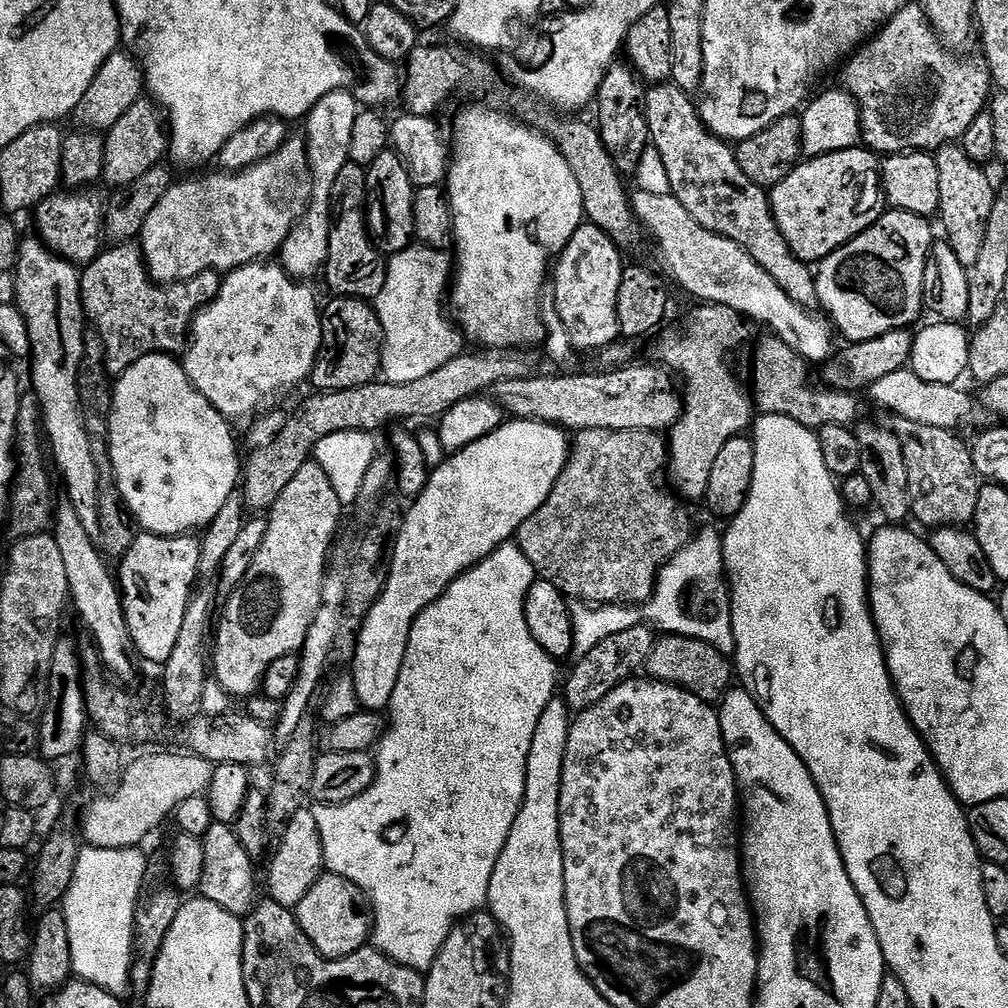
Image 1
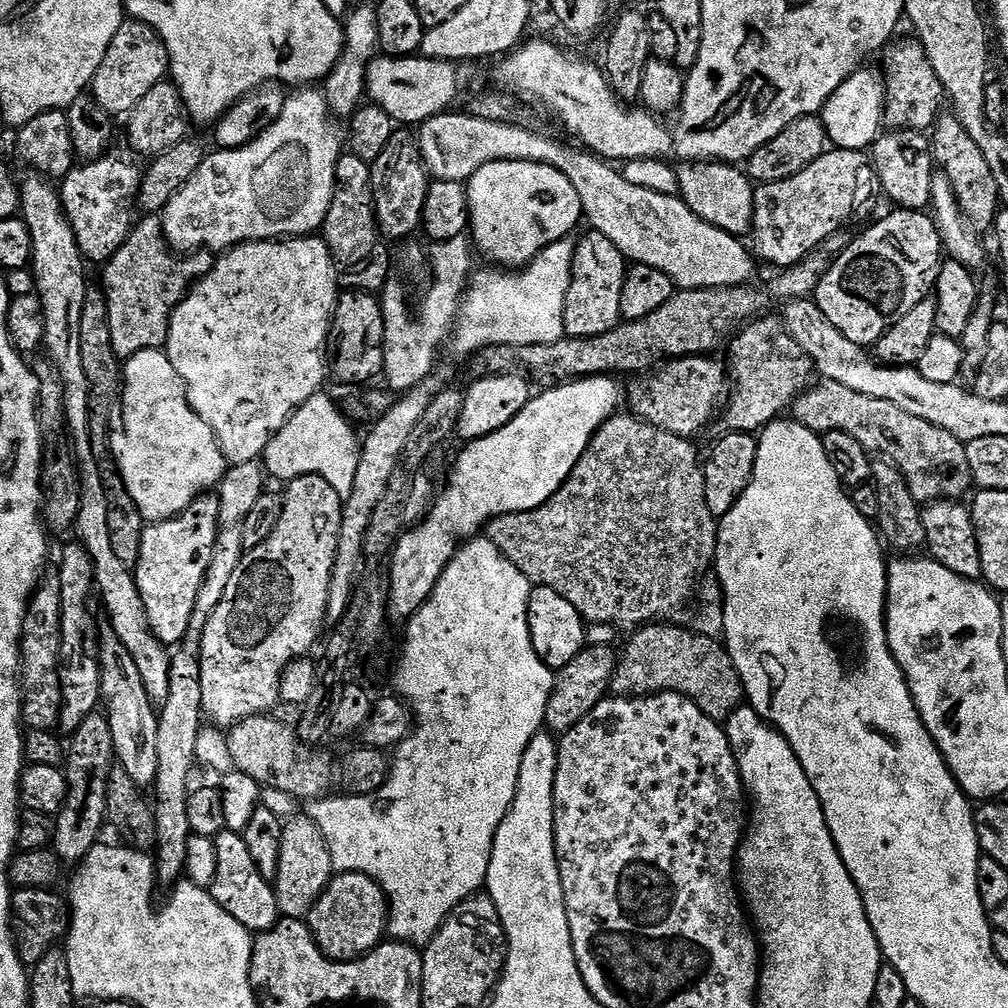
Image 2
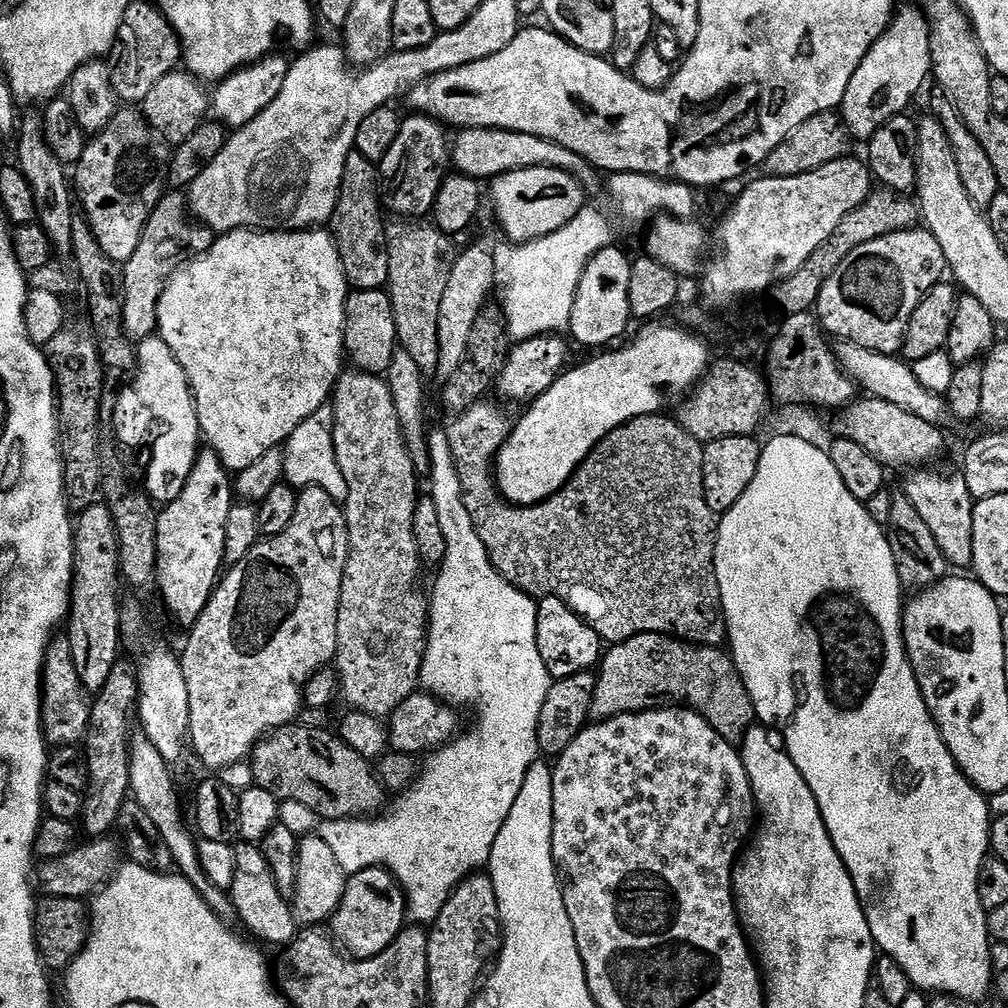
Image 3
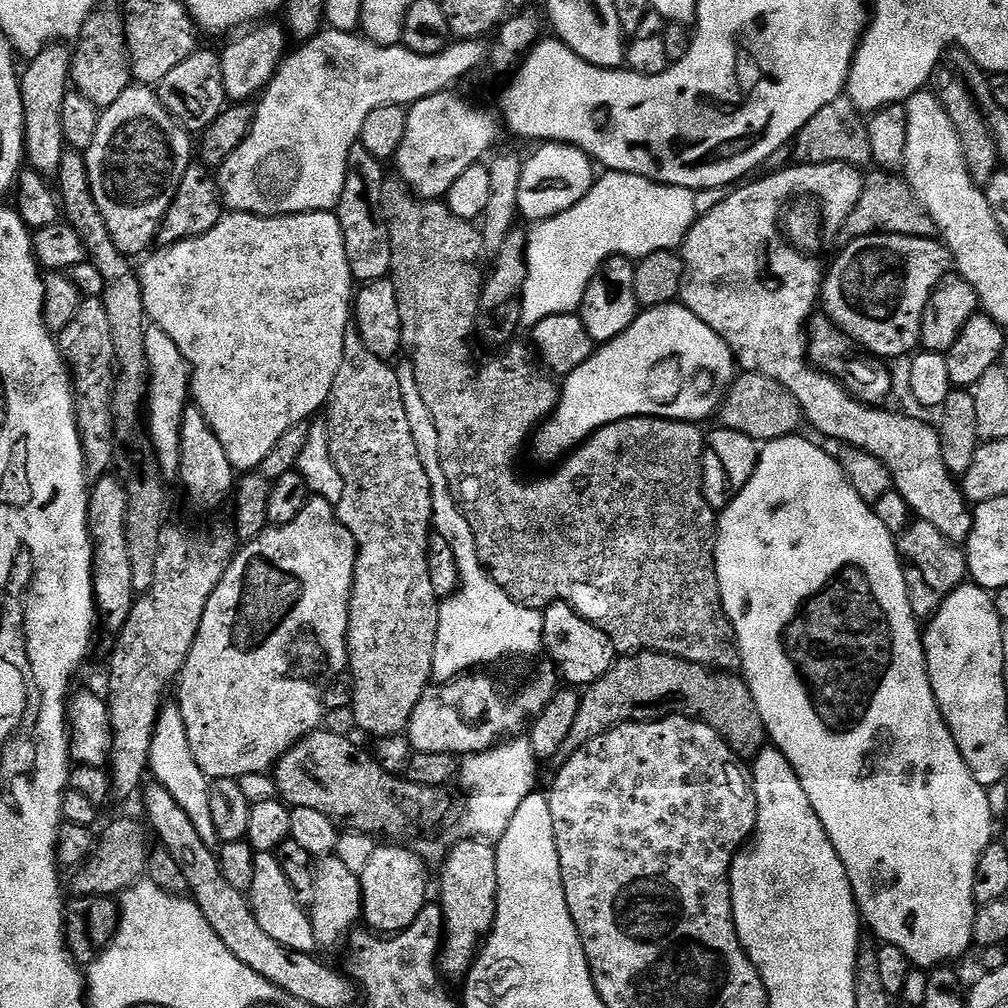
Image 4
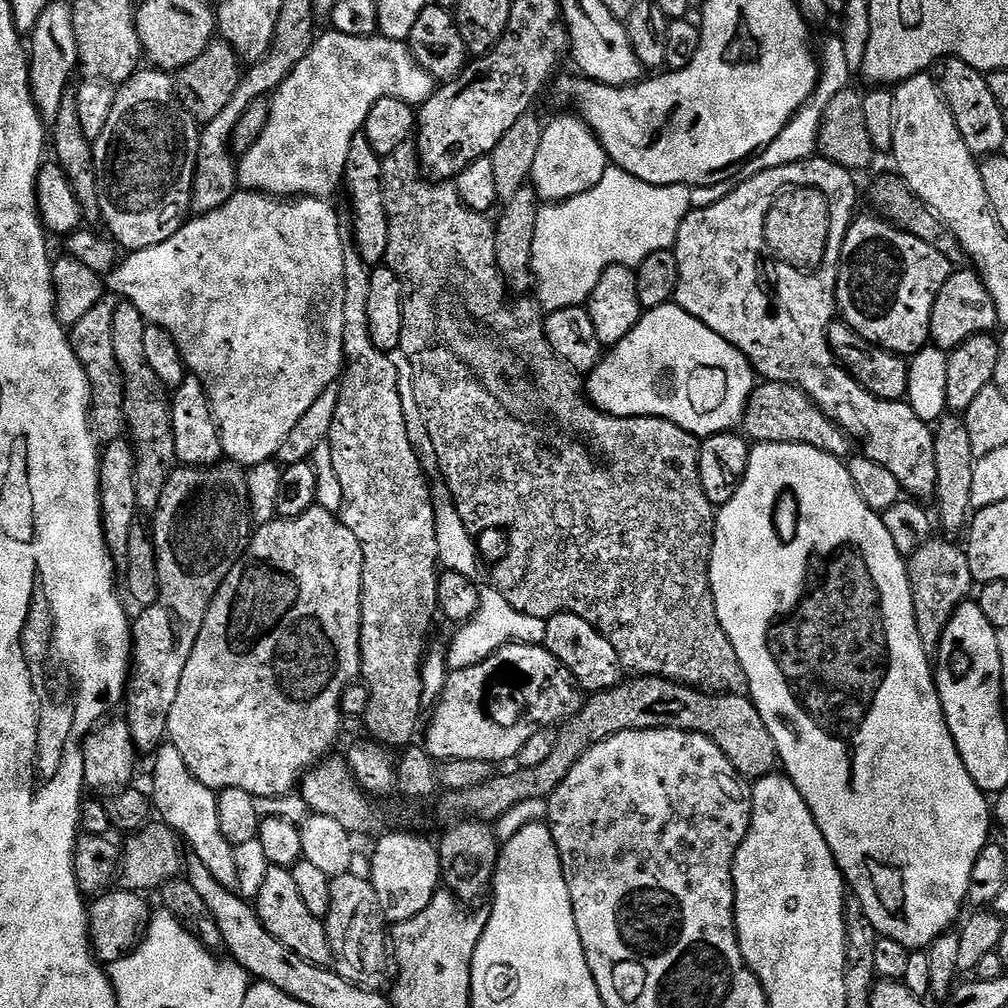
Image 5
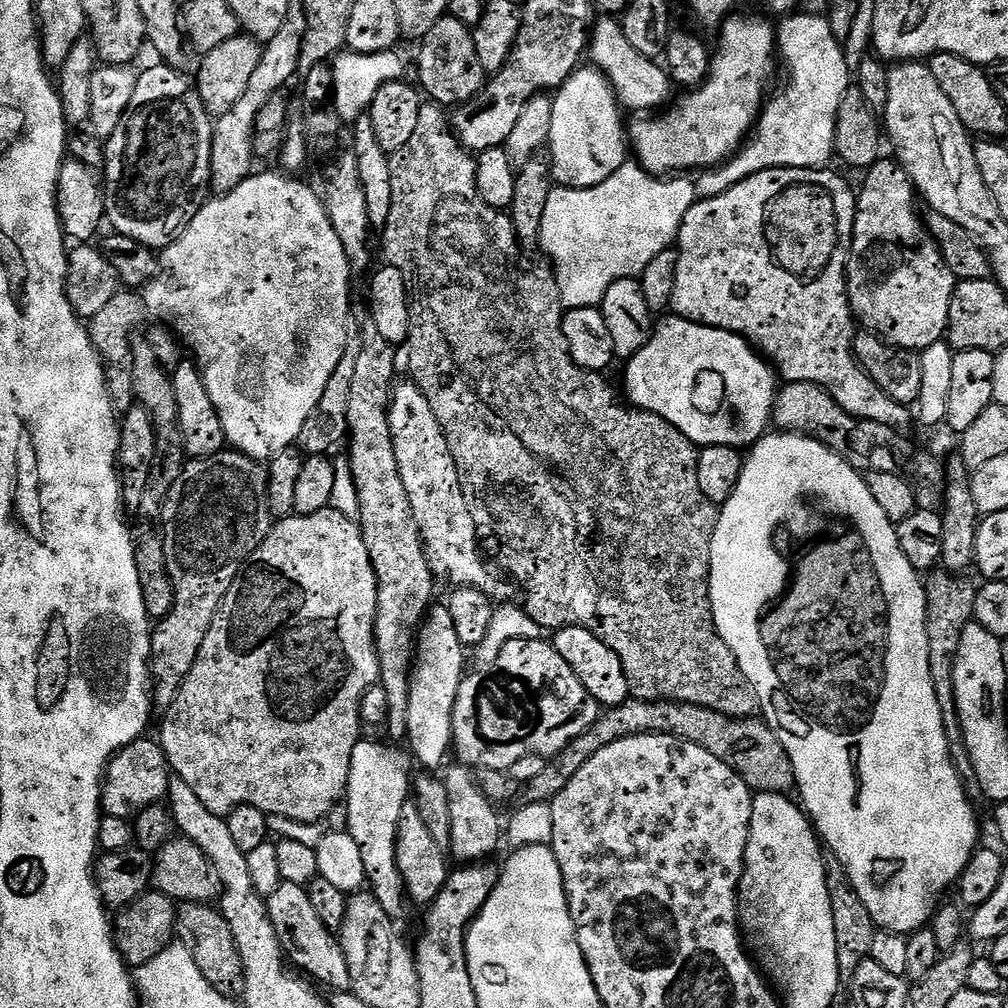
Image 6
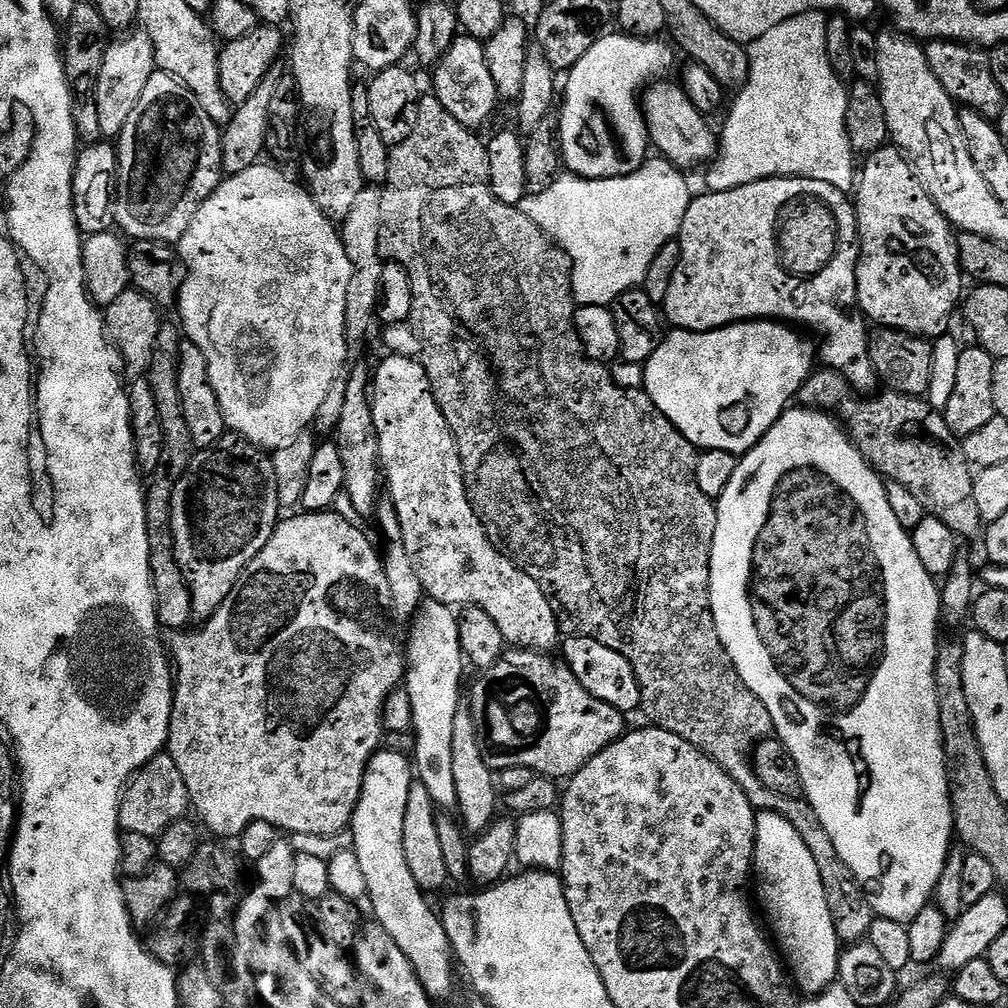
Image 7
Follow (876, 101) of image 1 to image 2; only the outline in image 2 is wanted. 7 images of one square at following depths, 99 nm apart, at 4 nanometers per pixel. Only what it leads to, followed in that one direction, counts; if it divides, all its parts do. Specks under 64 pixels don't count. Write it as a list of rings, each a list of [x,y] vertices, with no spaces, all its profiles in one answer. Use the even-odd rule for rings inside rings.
[[[915,38],[897,39],[883,49],[884,68],[884,124],[892,130],[928,130],[935,125],[942,115],[946,97],[942,82],[938,82],[938,74],[934,74],[934,66],[926,58],[924,48]]]

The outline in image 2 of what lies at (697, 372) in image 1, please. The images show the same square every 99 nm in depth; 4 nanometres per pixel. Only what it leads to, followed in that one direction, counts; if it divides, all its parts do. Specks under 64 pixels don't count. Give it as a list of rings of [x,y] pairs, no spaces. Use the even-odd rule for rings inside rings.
[[[767,316],[745,324],[727,345],[726,371],[734,381],[734,391],[727,405],[728,432],[759,433],[773,420],[783,417],[813,383],[812,360],[777,317],[775,320]]]

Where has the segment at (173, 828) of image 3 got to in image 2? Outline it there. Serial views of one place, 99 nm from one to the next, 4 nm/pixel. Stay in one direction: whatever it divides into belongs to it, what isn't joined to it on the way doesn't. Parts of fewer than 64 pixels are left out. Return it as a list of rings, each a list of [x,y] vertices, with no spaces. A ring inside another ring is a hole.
[[[101,623],[100,634],[100,698],[102,711],[110,722],[110,736],[114,738],[116,751],[115,763],[142,790],[155,785],[158,774],[158,715],[157,705],[146,694],[146,686],[142,686],[142,678],[138,675],[138,666],[134,658],[130,658],[130,650],[122,646],[118,634],[114,634],[112,625]]]

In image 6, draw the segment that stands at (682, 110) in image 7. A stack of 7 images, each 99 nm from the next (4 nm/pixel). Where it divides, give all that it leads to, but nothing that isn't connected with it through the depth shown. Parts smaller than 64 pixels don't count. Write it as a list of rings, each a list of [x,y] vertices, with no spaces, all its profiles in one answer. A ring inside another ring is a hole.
[[[597,19],[596,26],[592,29],[590,60],[608,79],[608,85],[611,86],[621,109],[628,111],[629,108],[636,112],[632,114],[652,114],[669,103],[668,95],[674,92],[674,85],[667,71],[653,57],[638,54],[638,50],[630,46],[619,19]]]

